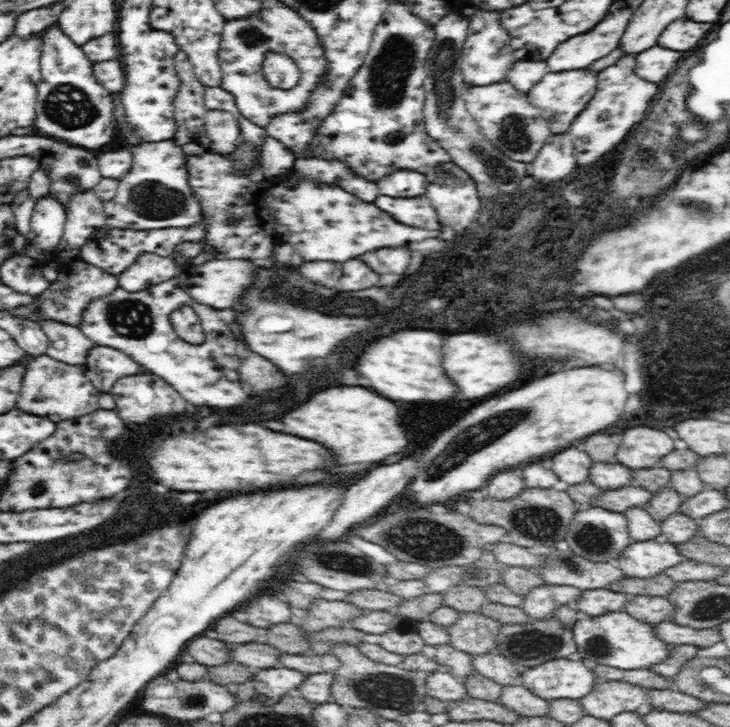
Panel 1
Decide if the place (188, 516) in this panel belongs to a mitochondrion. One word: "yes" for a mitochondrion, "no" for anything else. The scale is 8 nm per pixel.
no

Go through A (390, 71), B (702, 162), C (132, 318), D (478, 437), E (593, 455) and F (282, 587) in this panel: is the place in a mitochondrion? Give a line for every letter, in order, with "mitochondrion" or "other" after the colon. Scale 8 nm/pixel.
A: mitochondrion
B: other
C: mitochondrion
D: mitochondrion
E: other
F: other

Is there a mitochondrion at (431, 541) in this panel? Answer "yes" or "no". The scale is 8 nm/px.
yes

